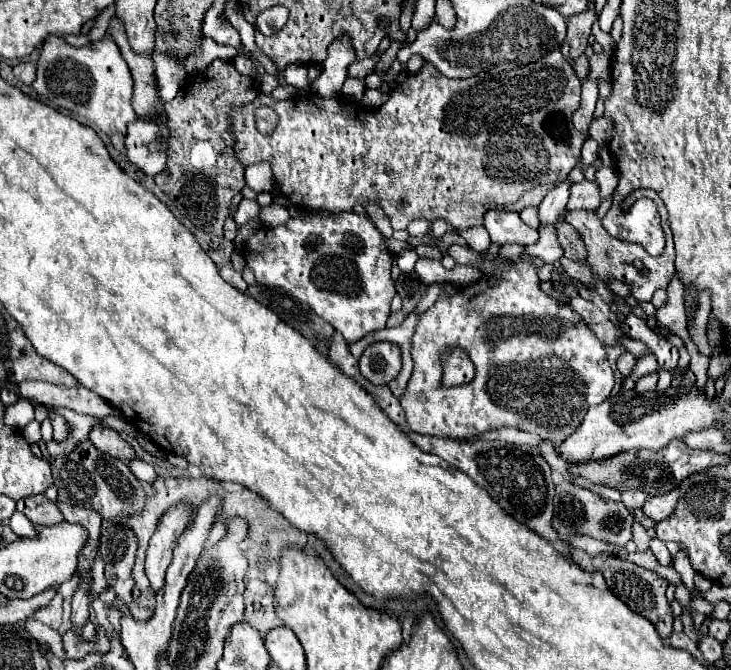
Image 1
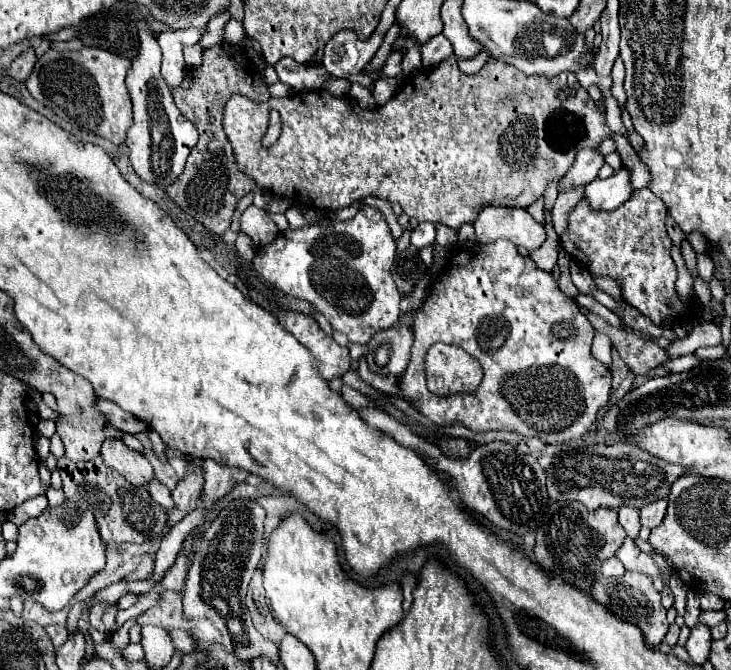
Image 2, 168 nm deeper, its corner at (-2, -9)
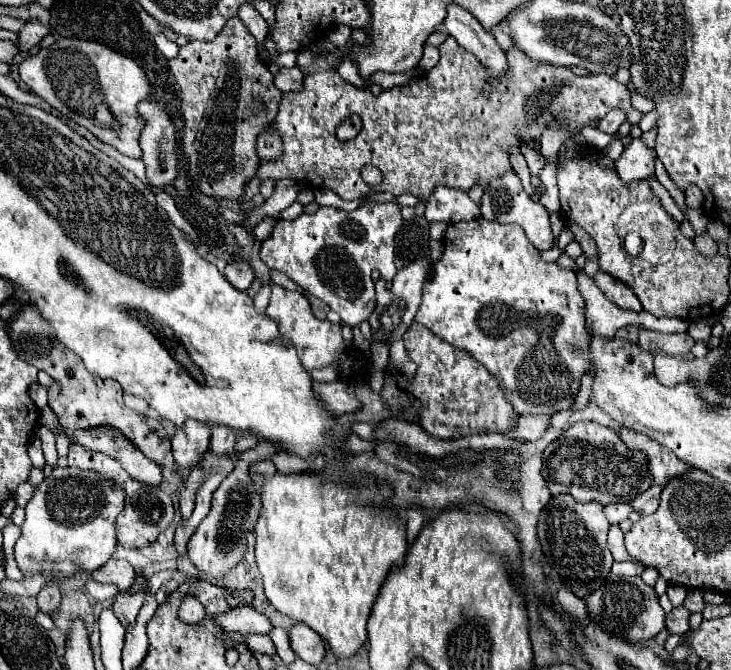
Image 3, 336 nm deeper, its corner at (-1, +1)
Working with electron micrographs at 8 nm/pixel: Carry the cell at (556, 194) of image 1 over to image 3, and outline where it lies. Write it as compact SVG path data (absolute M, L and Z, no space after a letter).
M612 110L612 112L608 112L608 114L600 120L598 128L600 128L602 132L606 132L606 134L616 134L618 128L620 128L624 122L626 122L626 114L624 114L622 110Z

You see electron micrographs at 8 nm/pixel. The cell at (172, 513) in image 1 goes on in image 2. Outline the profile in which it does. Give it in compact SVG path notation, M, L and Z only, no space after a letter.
M195 458L195 462L189 466L189 474L171 492L175 506L167 514L169 528L173 528L179 520L183 520L189 512L193 512L197 508L197 500L199 500L201 490L203 490L203 476L201 476L199 464L201 464L201 460Z

